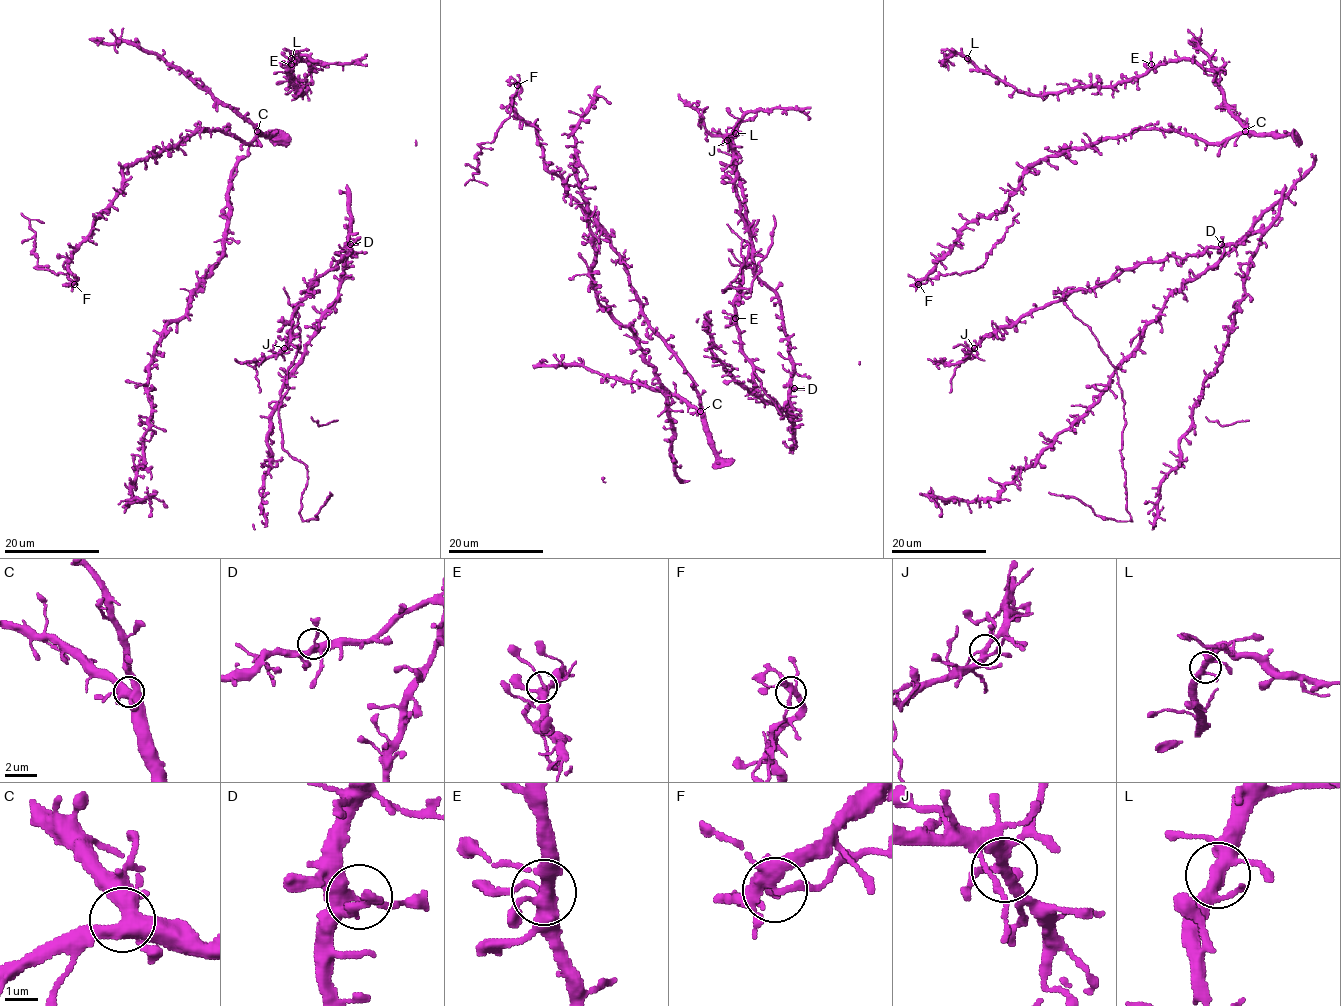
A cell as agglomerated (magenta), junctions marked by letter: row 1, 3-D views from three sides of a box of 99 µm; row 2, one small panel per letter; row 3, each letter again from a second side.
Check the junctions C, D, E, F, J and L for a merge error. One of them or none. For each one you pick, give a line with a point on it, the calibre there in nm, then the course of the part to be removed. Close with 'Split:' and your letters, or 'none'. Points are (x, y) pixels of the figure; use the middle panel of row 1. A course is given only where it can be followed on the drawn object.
F: place (517, 85); calibre 360 nm; course (518, 85), (509, 117), (491, 143), (482, 143), (476, 157), (479, 171), (473, 179), (487, 185)
Split: F

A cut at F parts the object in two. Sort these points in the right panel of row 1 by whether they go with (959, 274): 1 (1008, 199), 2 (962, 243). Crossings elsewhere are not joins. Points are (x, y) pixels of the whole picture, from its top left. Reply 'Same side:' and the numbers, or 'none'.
Same side: none

